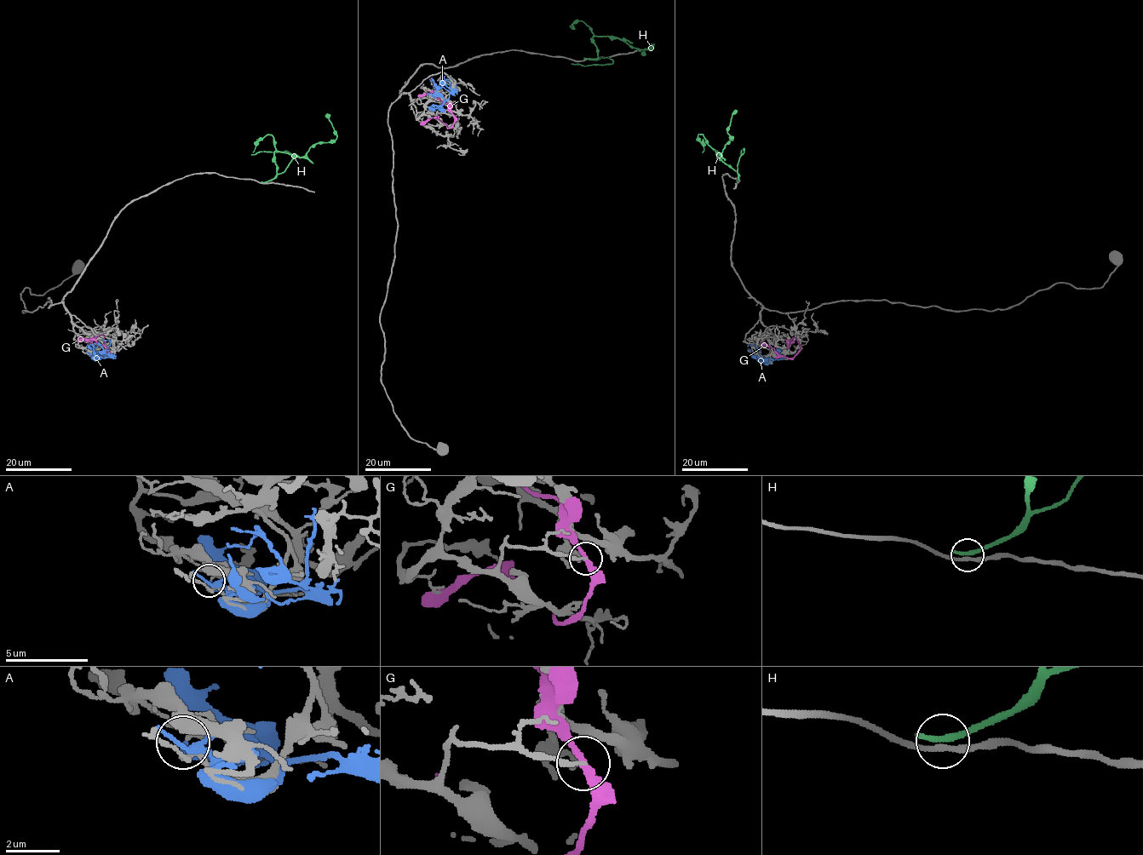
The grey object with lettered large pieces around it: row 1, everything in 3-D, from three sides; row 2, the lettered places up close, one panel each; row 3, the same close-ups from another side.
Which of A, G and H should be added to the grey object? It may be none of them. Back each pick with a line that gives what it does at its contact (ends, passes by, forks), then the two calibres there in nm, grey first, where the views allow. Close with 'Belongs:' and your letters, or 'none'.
Belongs: none

